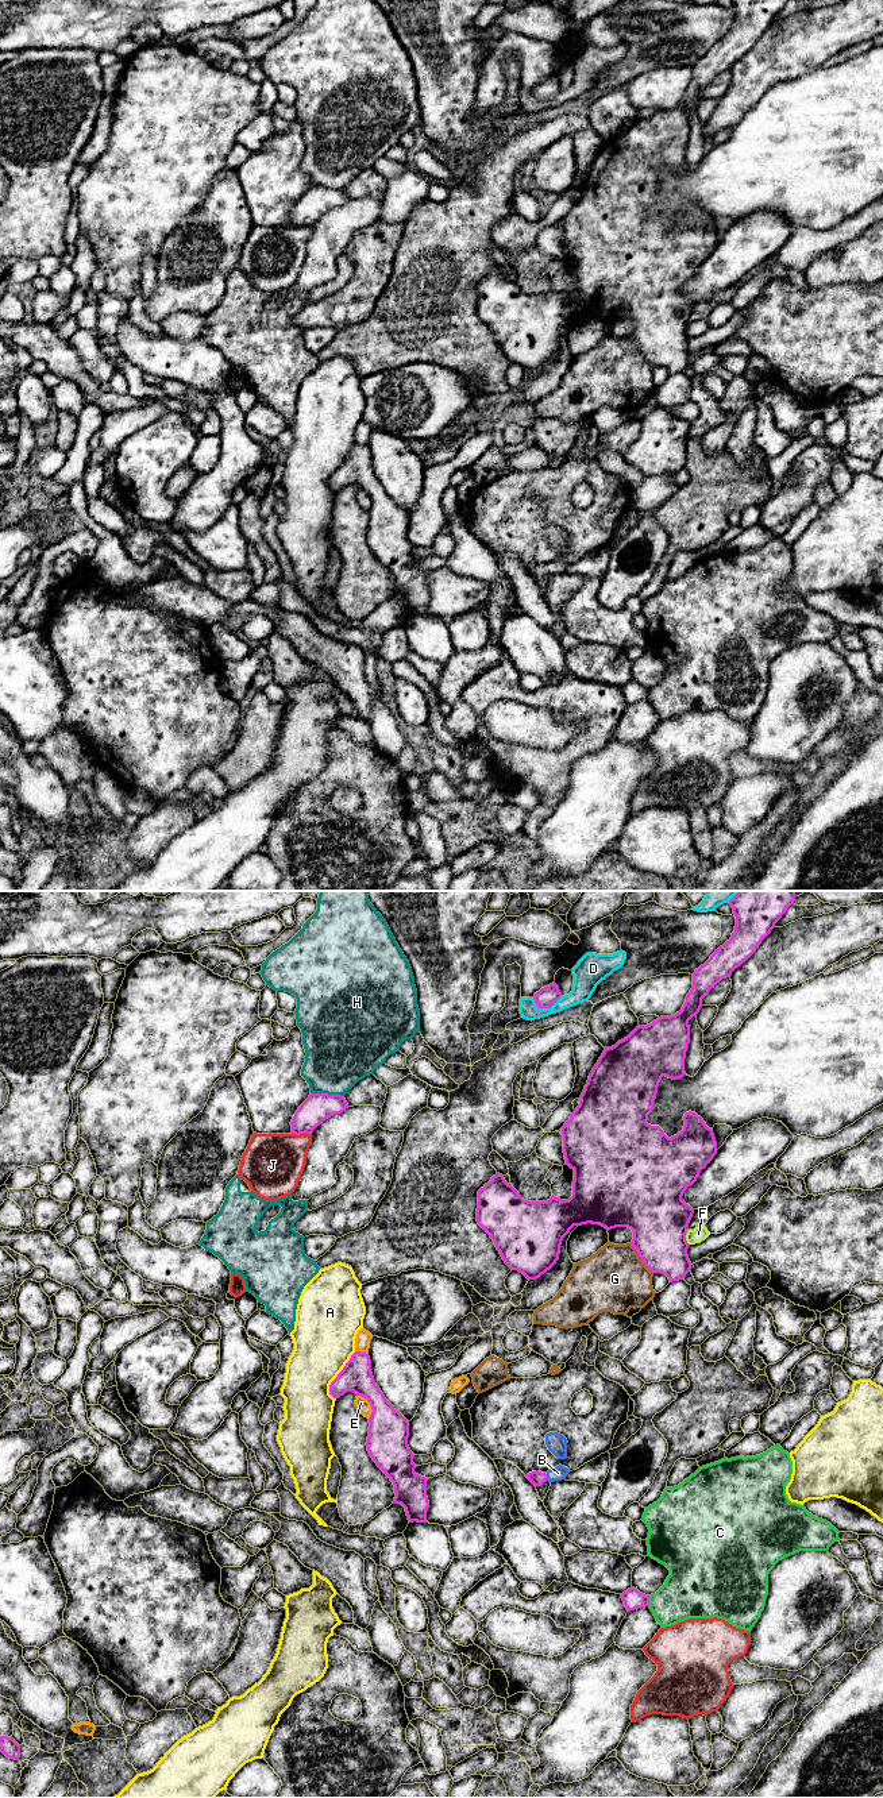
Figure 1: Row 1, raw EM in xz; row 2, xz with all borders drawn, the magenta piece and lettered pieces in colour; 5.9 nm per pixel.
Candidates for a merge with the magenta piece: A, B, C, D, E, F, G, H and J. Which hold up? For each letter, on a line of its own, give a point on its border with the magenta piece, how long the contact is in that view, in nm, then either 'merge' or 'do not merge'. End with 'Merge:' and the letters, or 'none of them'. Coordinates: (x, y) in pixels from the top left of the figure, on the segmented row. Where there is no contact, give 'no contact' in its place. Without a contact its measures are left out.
A: meets magenta in xz at (338, 1376); contact 320 nm long; do not merge
B: meets magenta in xz at (546, 1477); contact 40 nm long; merge
C: meets magenta in xz at (648, 1601); contact 60 nm long; do not merge
D: meets magenta in xz at (546, 1007); contact 180 nm long; do not merge
E: meets magenta in xz at (370, 1404); contact 160 nm long; do not merge
F: meets magenta in xz at (685, 1238); contact 100 nm long; do not merge
G: meets magenta in xz at (640, 1257); contact 240 nm long; do not merge
H: meets magenta in xz at (327, 1094); contact 200 nm long; do not merge
J: meets magenta in xz at (301, 1133); contact 110 nm long; do not merge
Merge: B

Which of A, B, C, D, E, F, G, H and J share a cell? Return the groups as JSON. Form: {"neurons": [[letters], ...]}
{"neurons": [["A"], ["B"], ["C"], ["D"], ["E"], ["F"], ["G"], ["H"], ["J"]]}

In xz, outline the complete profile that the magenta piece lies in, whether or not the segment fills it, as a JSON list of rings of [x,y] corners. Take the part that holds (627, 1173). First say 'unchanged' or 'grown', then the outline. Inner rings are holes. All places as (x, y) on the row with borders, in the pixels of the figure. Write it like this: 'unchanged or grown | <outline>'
unchanged | [[[739,891],[729,900],[736,917],[734,931],[729,941],[695,969],[693,988],[687,993],[682,1010],[671,1016],[660,1016],[647,1026],[637,1026],[626,1038],[604,1050],[589,1076],[579,1097],[579,1106],[562,1127],[566,1165],[574,1170],[572,1196],[568,1200],[560,1200],[554,1195],[547,1201],[524,1200],[500,1173],[478,1191],[477,1222],[490,1235],[502,1259],[512,1270],[518,1270],[528,1280],[539,1278],[559,1259],[562,1241],[570,1230],[574,1226],[591,1223],[599,1224],[608,1231],[616,1227],[631,1228],[633,1232],[631,1245],[652,1273],[666,1274],[670,1282],[686,1277],[691,1269],[687,1255],[690,1245],[686,1241],[686,1234],[694,1209],[682,1200],[682,1196],[717,1154],[717,1142],[713,1130],[695,1112],[685,1114],[683,1130],[671,1138],[659,1126],[648,1124],[648,1115],[653,1110],[662,1077],[678,1080],[686,1074],[685,1058],[690,1043],[689,1020],[699,1012],[702,999],[717,983],[729,977],[756,952],[775,923],[794,904],[794,900],[795,891]]]

